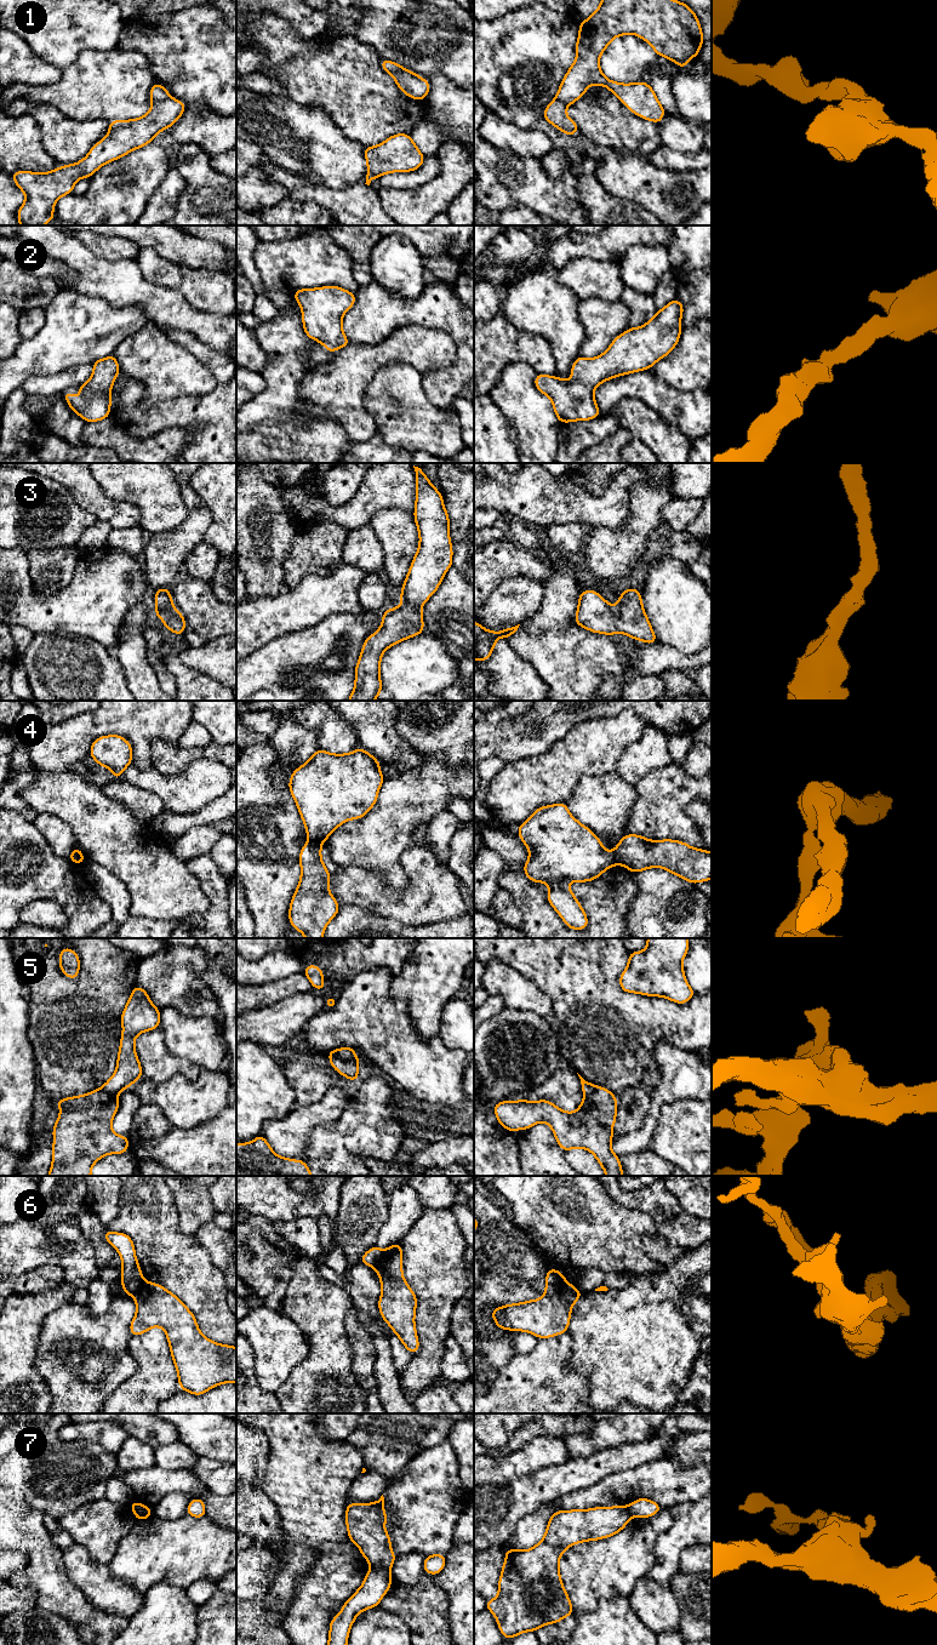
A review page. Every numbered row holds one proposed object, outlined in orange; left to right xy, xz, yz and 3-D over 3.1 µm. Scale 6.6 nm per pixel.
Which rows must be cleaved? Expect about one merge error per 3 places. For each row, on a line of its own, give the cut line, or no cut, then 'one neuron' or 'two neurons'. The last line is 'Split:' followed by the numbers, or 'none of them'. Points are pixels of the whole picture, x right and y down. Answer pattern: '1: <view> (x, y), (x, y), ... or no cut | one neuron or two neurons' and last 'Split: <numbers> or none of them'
1: no cut | one neuron
2: no cut | one neuron
3: no cut | one neuron
4: xz (309, 840), (320, 844) | two neurons
5: xz (336, 1050), (343, 1058), (358, 1063) | two neurons
6: yz (564, 1279), (553, 1295), (544, 1294) | two neurons
7: xz (371, 1566), (388, 1571) | two neurons
Split: 4, 5, 6, 7

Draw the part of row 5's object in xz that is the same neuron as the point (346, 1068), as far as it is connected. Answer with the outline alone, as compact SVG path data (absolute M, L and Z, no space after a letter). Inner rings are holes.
M331 1050L327 1052L330 1063L333 1069L336 1069L341 1075L350 1079L352 1081L358 1081L359 1063L353 1063L343 1059L337 1050Z

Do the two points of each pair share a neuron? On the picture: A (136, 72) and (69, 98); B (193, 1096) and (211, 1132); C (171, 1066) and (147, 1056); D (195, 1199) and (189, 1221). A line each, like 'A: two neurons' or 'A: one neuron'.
A: one neuron
B: two neurons
C: one neuron
D: one neuron

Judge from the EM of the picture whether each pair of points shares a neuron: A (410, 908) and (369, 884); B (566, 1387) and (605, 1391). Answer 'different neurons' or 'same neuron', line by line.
A: same neuron
B: different neurons

